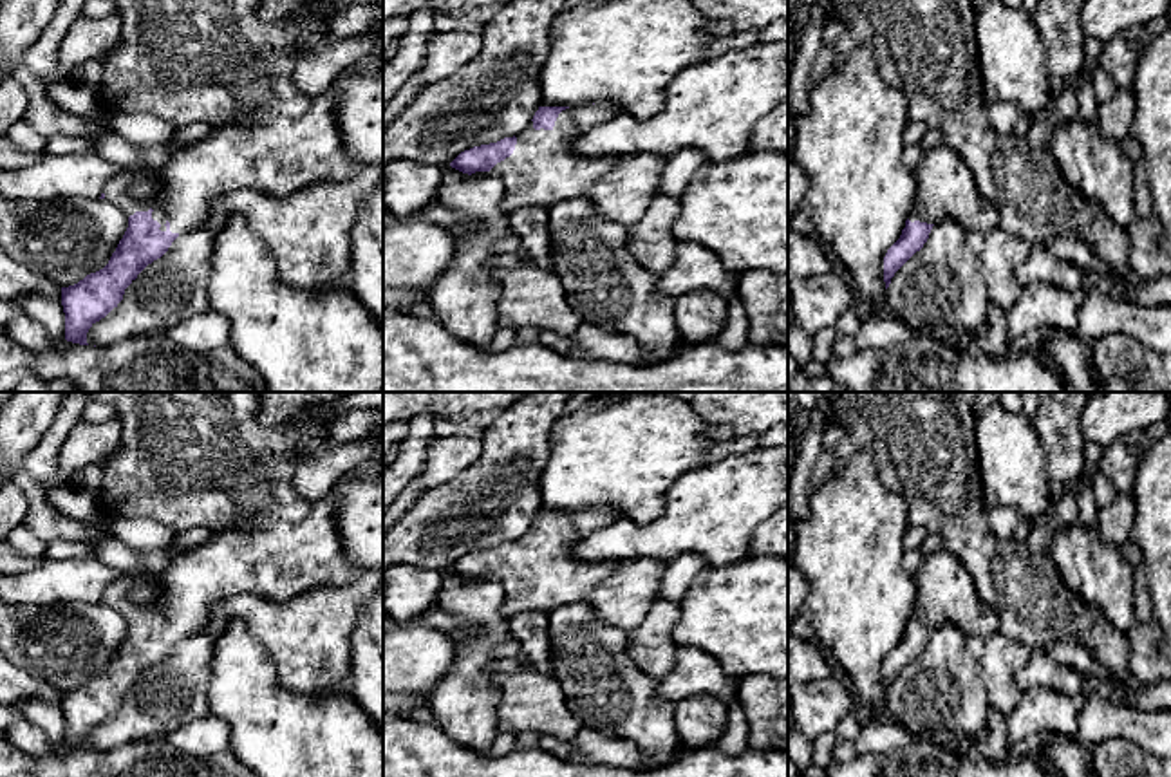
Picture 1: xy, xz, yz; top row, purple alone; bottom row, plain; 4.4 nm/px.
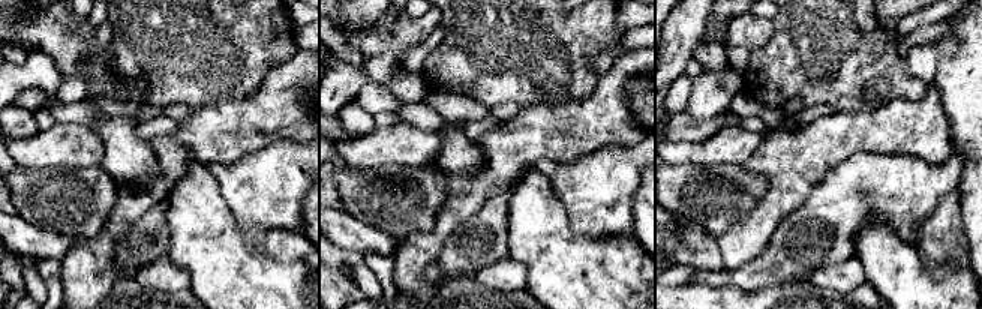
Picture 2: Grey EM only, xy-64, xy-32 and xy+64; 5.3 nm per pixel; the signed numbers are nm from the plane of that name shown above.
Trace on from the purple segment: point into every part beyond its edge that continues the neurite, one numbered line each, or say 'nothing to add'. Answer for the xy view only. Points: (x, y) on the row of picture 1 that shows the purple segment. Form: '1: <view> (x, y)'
1: xy (282, 156)

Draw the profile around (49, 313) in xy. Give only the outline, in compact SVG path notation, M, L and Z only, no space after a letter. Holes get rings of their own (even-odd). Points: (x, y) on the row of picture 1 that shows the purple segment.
M40 293L16 296L11 302L16 302L27 316L34 318L47 331L49 338L58 342L54 347L65 347L65 313L60 302Z

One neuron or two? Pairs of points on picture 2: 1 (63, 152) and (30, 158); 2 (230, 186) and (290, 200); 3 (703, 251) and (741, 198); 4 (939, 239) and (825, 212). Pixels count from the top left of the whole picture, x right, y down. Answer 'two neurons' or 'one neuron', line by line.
1: one neuron
2: one neuron
3: two neurons
4: two neurons

